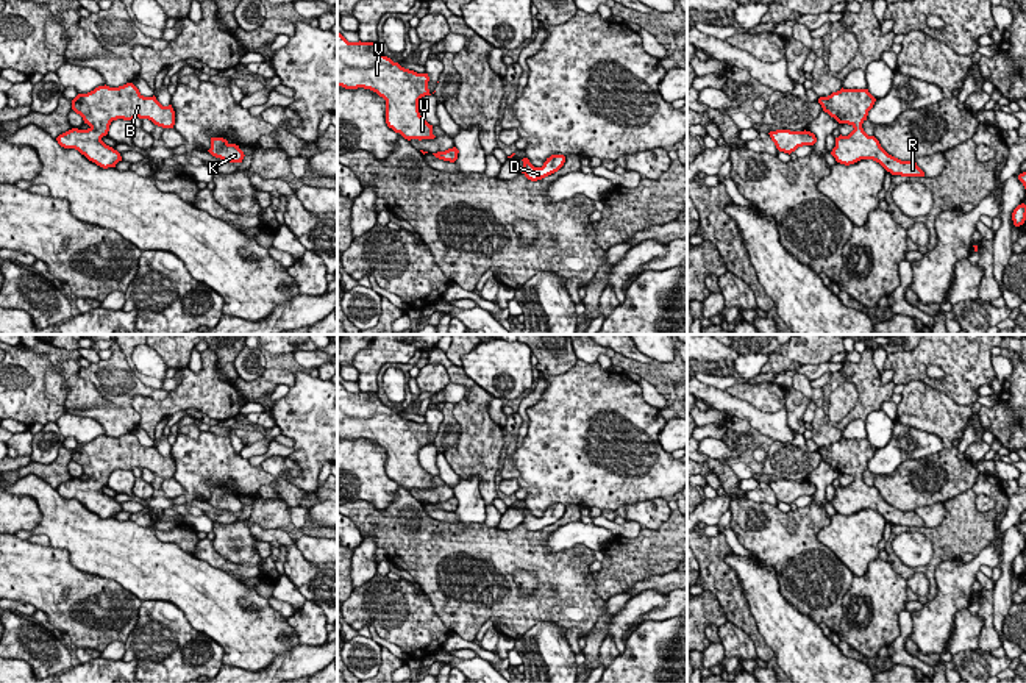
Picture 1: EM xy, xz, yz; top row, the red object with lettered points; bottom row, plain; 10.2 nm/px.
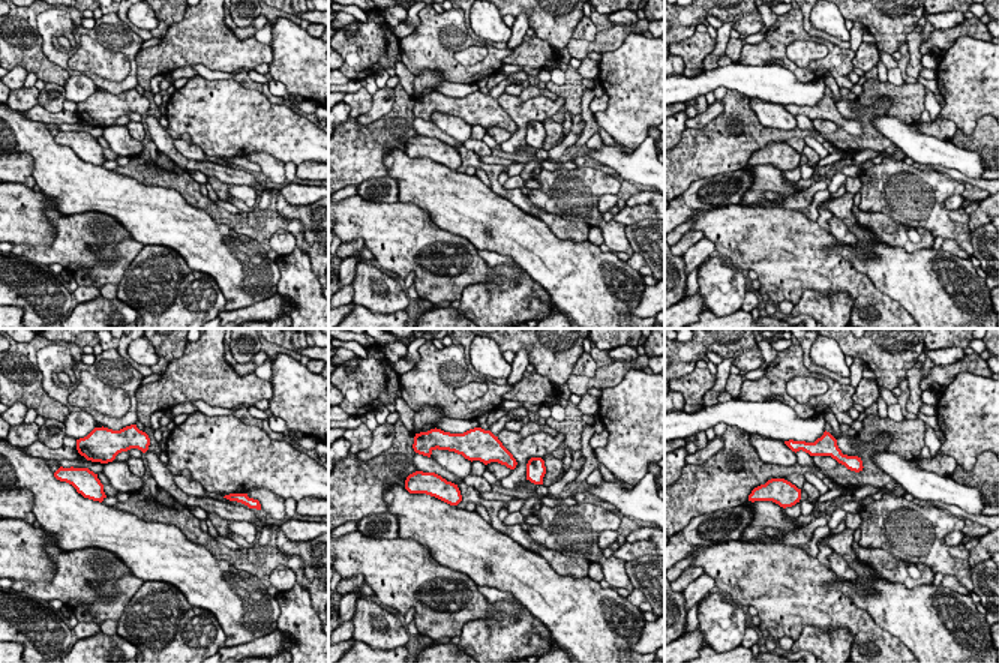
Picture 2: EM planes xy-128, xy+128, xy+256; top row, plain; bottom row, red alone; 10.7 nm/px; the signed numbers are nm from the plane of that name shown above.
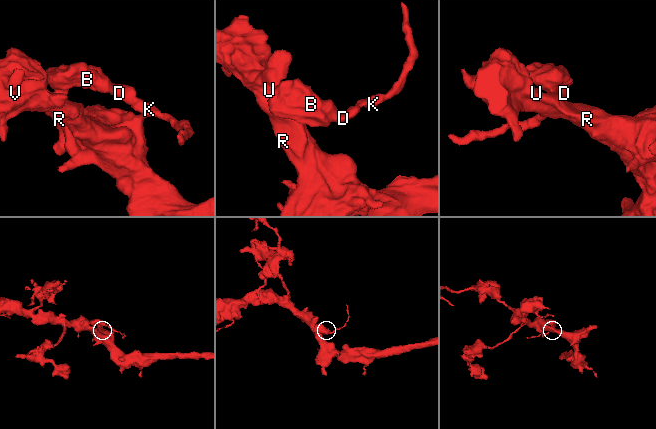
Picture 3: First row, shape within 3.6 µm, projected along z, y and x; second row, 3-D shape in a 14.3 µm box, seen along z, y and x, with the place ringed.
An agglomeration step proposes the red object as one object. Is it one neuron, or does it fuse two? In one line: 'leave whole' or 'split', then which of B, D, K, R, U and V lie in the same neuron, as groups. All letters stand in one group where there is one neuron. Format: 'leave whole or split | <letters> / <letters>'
leave whole | B D K R U V

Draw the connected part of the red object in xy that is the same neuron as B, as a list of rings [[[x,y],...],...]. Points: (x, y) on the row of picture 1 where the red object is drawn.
[[[133,83],[119,88],[98,86],[72,100],[72,109],[80,114],[87,130],[72,128],[56,138],[64,148],[75,148],[97,166],[116,167],[122,156],[106,145],[102,138],[108,134],[112,120],[148,119],[162,128],[173,128],[175,111],[172,105],[162,106],[156,97],[144,97]]]

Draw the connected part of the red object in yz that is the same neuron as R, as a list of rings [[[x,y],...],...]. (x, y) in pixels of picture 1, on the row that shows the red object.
[[[840,89],[828,97],[820,97],[818,103],[823,111],[834,117],[839,123],[848,123],[854,130],[848,136],[835,138],[835,147],[831,155],[837,163],[850,166],[860,159],[873,159],[879,163],[892,175],[924,177],[924,172],[915,161],[901,161],[889,155],[875,136],[868,136],[862,123],[867,120],[868,111],[876,98],[868,89]]]

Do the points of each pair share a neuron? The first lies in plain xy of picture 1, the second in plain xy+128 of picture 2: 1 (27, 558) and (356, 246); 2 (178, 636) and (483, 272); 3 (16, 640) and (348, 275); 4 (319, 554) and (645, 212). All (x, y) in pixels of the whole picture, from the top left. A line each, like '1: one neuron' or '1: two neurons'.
1: two neurons
2: two neurons
3: two neurons
4: two neurons

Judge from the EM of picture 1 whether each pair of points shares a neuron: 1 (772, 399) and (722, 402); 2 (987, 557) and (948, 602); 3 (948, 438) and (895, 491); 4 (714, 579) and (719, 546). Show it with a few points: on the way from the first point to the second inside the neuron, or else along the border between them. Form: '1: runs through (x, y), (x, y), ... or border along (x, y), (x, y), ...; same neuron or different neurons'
1: border along (748, 400), (764, 411), (778, 411), (784, 405); different neurons
2: runs through (975, 564), (954, 585), (954, 590); same neuron
3: runs through (950, 463), (950, 480), (940, 493), (920, 491); same neuron
4: runs through (714, 571), (714, 554); same neuron

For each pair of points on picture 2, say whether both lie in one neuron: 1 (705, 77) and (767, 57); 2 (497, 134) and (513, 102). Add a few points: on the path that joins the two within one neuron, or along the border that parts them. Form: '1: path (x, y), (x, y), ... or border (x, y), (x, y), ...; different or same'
1: border (738, 63), (771, 65); different
2: border (512, 134), (500, 144); different

